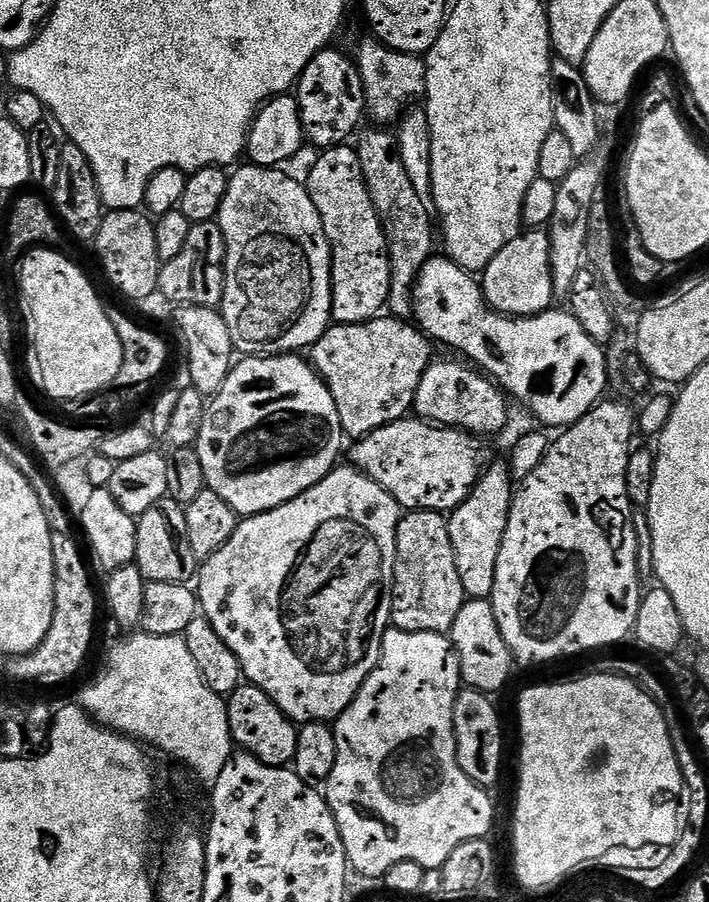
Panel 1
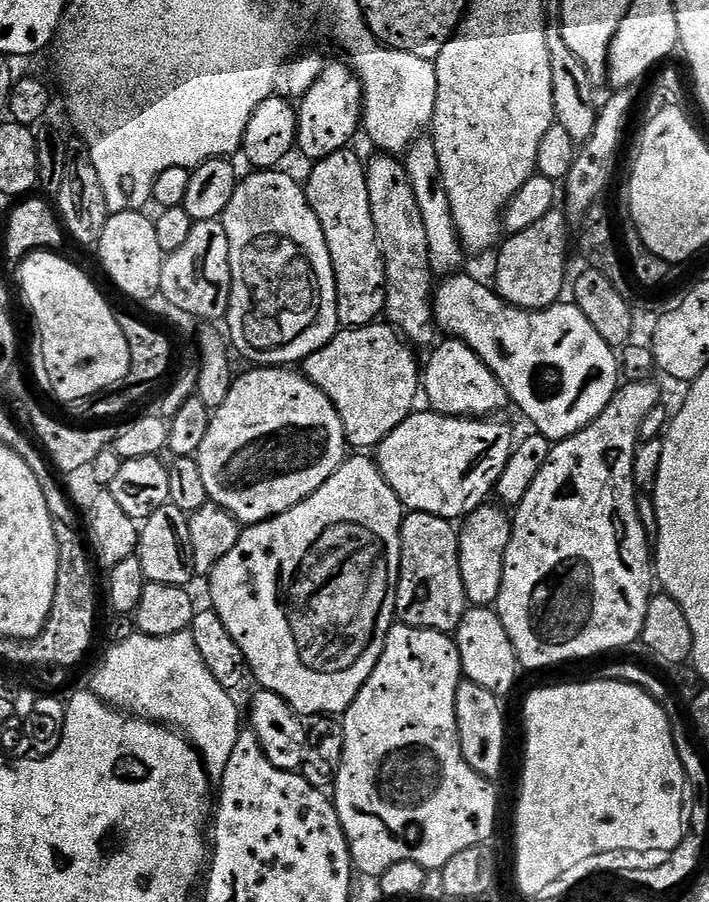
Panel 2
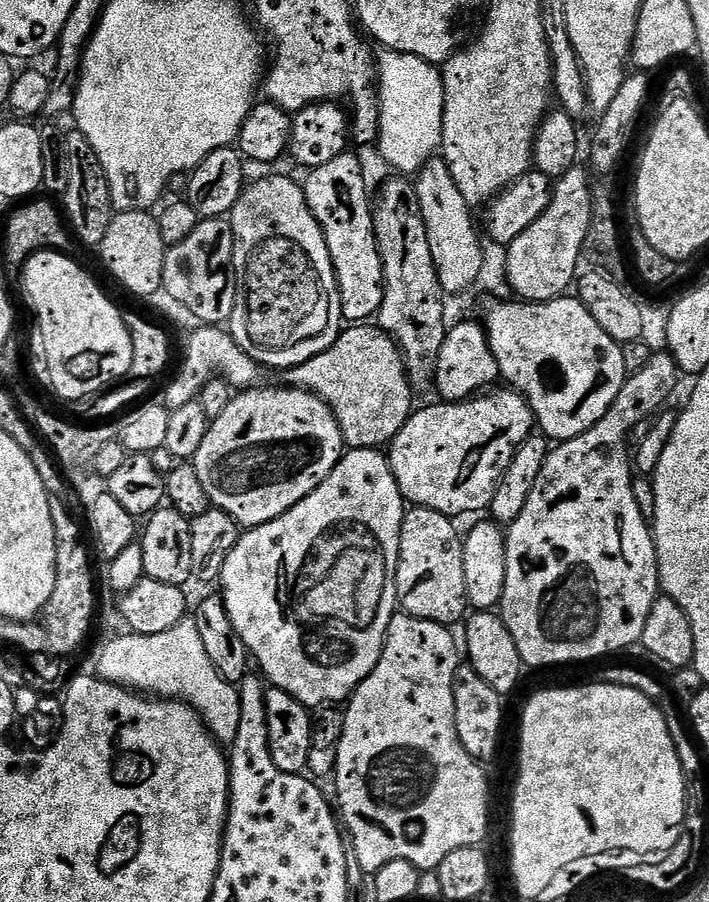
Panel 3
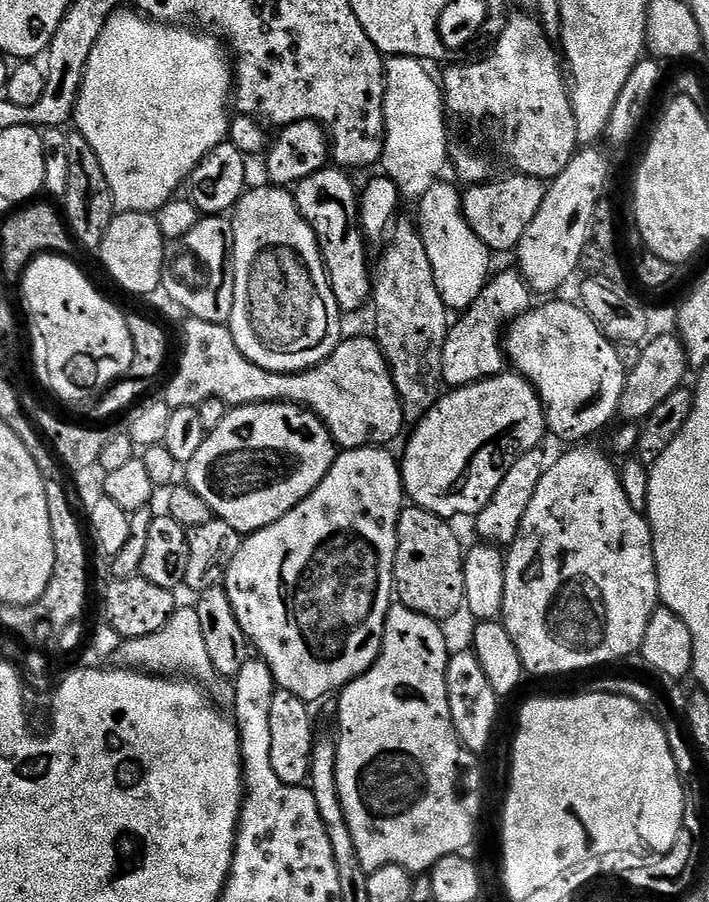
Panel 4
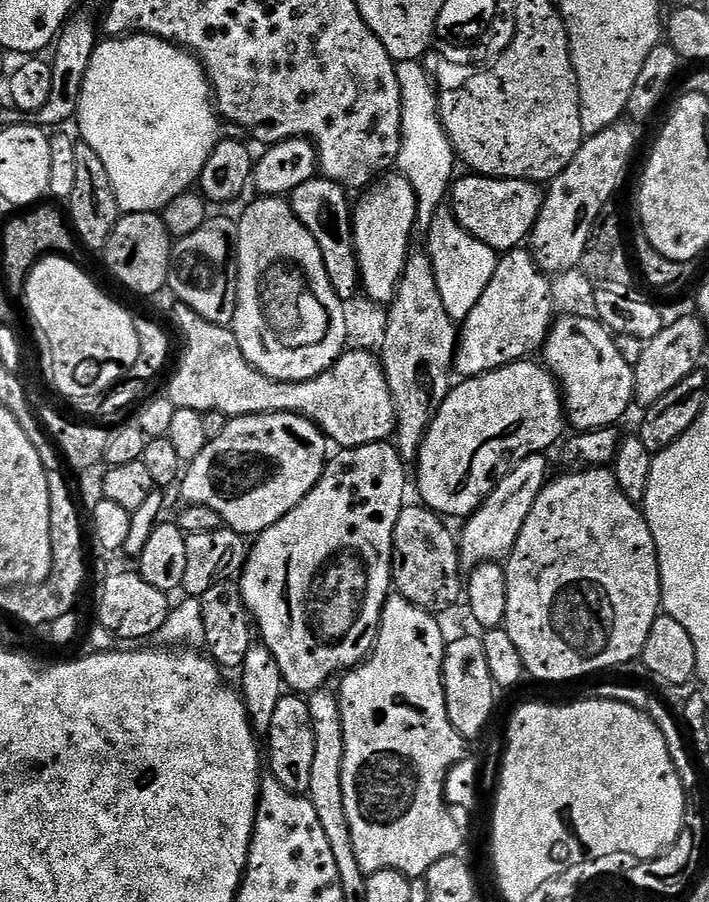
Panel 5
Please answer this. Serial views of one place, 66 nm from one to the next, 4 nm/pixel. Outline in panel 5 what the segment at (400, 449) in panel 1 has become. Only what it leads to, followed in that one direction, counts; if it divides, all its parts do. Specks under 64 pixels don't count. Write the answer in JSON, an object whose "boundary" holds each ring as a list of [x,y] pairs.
{"boundary":[[[532,358],[519,360],[481,376],[461,379],[446,394],[438,414],[426,430],[415,465],[416,488],[420,491],[423,507],[431,508],[444,518],[471,516],[512,467],[528,456],[547,453],[547,448],[565,435],[566,409],[560,385],[543,363],[535,364],[534,361]]]}

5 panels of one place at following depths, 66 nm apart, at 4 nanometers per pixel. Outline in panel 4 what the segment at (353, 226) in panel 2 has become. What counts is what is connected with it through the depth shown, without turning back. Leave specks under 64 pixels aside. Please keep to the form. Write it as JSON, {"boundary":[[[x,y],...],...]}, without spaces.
{"boundary":[[[325,166],[310,174],[310,178],[301,180],[294,188],[296,205],[320,243],[320,253],[328,269],[328,281],[344,314],[358,311],[374,296],[374,272],[368,269],[369,245],[364,229],[360,227],[358,184],[356,188],[355,182],[348,176],[351,175],[339,166]]]}

